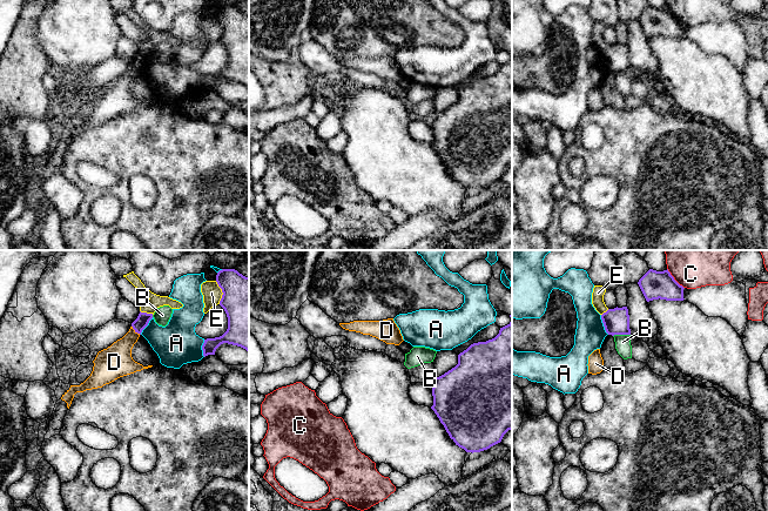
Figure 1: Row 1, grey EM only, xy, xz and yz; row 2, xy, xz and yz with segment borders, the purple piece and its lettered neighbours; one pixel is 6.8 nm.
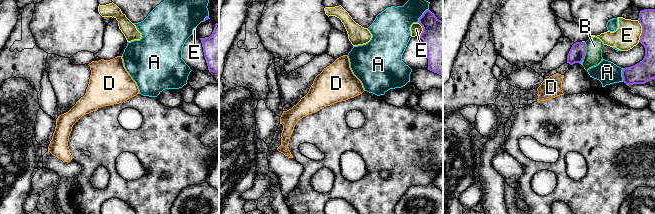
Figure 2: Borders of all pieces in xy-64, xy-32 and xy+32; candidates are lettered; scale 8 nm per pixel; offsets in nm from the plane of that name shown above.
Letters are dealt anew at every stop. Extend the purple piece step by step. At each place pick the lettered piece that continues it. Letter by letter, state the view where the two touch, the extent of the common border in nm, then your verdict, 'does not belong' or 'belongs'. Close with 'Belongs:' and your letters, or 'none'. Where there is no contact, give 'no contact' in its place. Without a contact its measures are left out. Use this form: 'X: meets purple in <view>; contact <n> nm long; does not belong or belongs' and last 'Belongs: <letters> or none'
A: meets purple in yz; contact 150 nm long; does not belong
B: meets purple in yz; contact 120 nm long; does not belong
C: meets purple in yz; contact 180 nm long; does not belong
D: meets purple in xy; contact 90 nm long; does not belong
E: meets purple in xy; contact 160 nm long; does not belong
Belongs: none

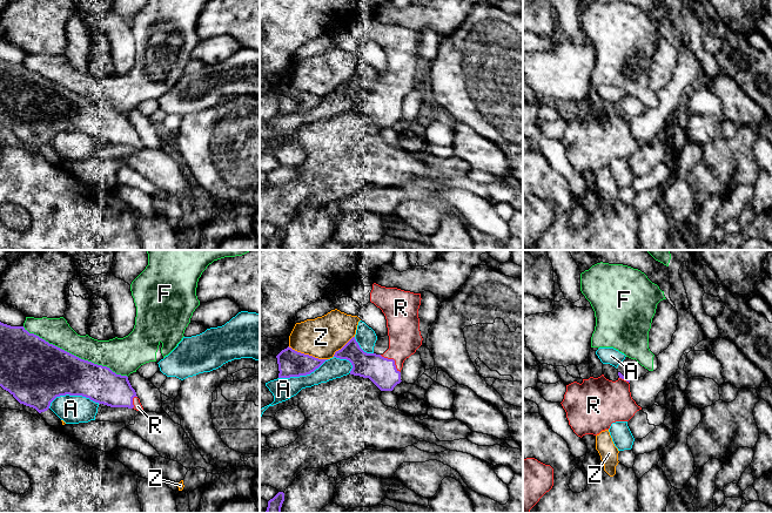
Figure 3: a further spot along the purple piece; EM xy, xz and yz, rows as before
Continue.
A: meets purple in xy; contact 360 nm long; does not belong
F: meets purple in xy; contact 800 nm long; does not belong
R: meets purple in xz; contact 190 nm long; belongs
Z: meets purple in xz; contact 280 nm long; does not belong
Belongs: R

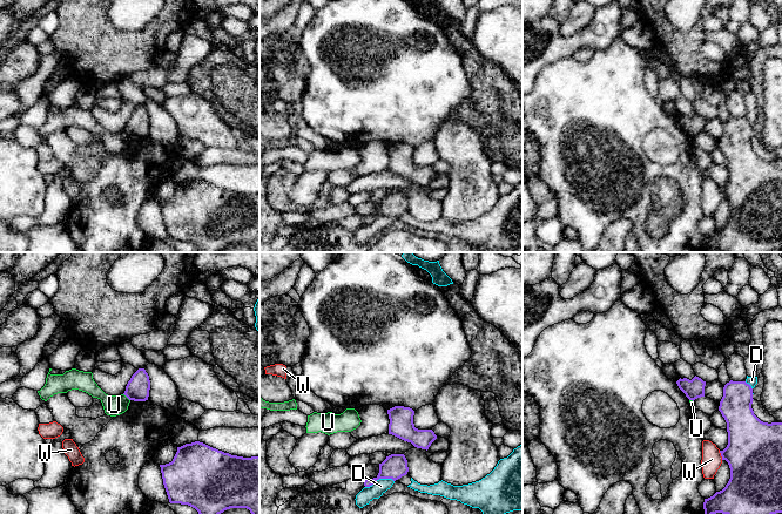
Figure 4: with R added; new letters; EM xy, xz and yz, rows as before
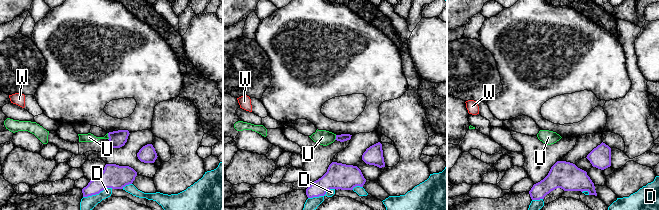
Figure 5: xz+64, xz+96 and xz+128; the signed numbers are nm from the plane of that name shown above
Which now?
D: meets purple in xz; contact 200 nm long; does not belong
U: meets purple in xy; contact 70 nm long; does not belong
W: meets purple in yz; contact 70 nm long; does not belong
Belongs: none

